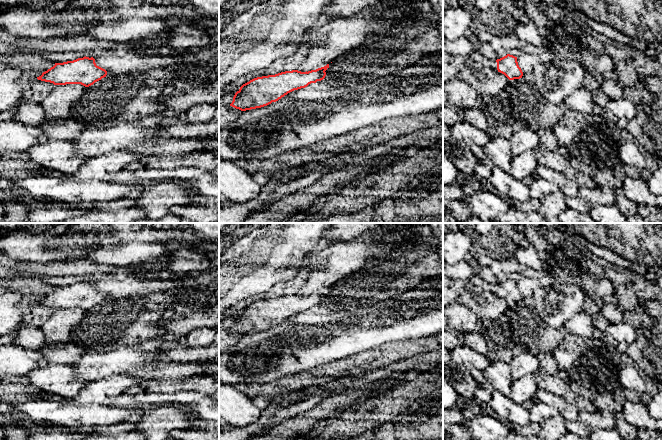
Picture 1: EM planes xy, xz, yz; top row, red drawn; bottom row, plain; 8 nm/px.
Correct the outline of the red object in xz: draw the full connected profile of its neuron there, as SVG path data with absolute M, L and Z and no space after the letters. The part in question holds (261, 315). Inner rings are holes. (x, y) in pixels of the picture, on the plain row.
M329 288L308 296L292 294L254 302L240 311L230 330L241 335L267 330L294 314L323 304L328 292Z

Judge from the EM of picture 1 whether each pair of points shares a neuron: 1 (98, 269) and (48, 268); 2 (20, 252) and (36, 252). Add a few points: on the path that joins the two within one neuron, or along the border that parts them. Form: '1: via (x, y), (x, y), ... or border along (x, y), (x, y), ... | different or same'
1: via (86, 268), (60, 268) | same
2: via (24, 252), (32, 252) | same

